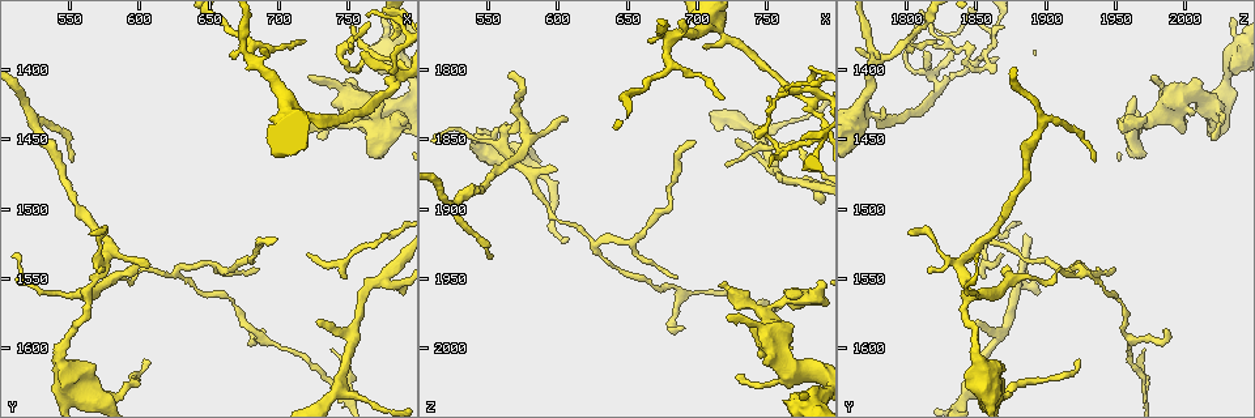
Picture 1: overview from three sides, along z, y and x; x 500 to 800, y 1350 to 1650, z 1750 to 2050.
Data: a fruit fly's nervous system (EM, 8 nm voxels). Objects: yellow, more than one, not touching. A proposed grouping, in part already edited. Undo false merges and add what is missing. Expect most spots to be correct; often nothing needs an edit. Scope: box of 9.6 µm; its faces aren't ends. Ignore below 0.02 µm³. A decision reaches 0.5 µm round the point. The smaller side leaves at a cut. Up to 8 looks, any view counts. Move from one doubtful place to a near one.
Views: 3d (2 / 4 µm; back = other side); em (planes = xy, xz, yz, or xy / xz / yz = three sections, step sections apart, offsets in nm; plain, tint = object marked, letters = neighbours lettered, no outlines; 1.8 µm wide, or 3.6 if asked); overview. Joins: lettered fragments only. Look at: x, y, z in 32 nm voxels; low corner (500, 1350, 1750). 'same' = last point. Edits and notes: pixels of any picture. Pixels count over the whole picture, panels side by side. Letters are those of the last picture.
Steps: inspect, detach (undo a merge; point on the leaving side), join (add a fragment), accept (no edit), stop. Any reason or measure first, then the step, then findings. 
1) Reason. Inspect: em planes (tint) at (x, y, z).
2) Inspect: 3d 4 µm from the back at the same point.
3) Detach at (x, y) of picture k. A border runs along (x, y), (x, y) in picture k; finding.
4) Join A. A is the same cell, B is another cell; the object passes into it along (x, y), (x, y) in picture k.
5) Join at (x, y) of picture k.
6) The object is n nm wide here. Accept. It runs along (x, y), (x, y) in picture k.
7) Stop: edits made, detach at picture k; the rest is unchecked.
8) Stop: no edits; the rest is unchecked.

Three arms meet. Inspect: em planes (letters) at (666, 1392, 1782).

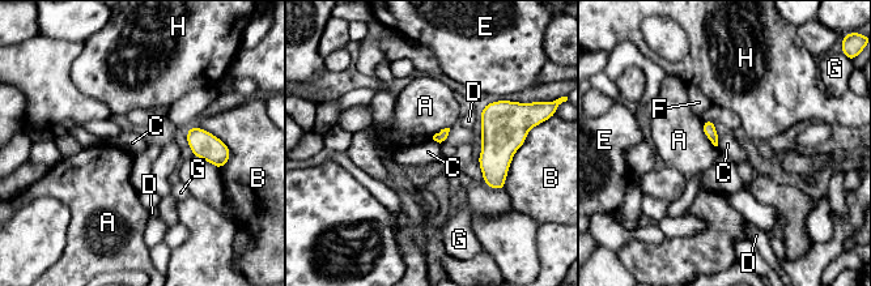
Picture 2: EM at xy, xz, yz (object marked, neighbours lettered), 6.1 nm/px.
Accept. A, B, C, D, E, F, G and H are other cells; a border runs along (719, 136), (717, 146) in picture 2; none of them fits.

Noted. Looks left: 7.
Two arms at a narrow angle. Inspect: 3d 4 µm at (774, 1552, 1878).

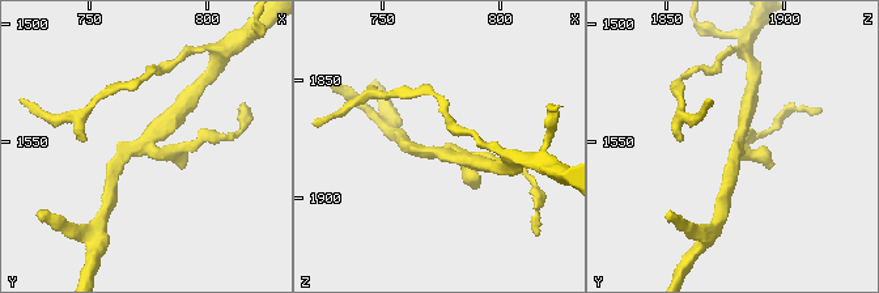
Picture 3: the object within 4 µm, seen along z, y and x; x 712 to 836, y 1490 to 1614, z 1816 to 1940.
Inspect: em xy step 4 (tint) at (774, 1550, 1879).

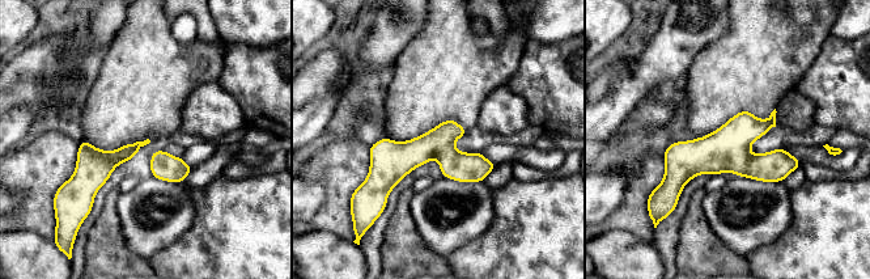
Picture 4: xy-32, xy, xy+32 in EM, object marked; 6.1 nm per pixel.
Another direction. Inspect: em planes (letters) at the same point.

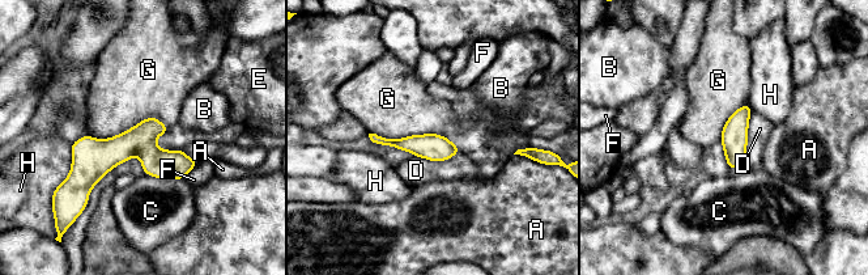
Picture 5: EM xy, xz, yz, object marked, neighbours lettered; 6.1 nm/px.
Accept. A, B, C, D, E, F, G and H are other cells; a border runs along (170, 127), (145, 117), (88, 135) in picture 5; continuous, no second neuron.

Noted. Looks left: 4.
Thin end. Inspect: em xz step 4 (tint) at (728, 1582, 1850).

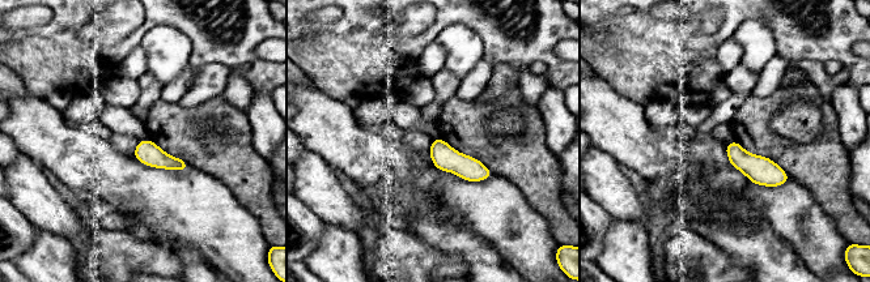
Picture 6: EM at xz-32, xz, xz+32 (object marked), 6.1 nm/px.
Another direction. Inspect: em planes (letters) at the same point.

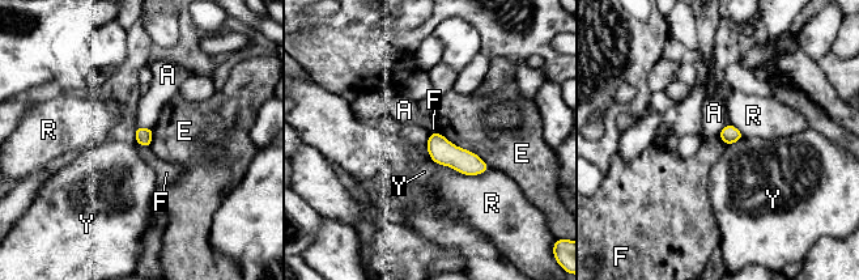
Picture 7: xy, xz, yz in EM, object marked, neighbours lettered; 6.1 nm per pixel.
The object is 100 nm wide here. Accept. A, E, F, R and Y are other cells; a border runs along (136, 141), (148, 148) in picture 7; no lettered fragment goes on from it.

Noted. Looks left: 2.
Inspect: em yz step 8 (plain) at (690, 1588, 1986).

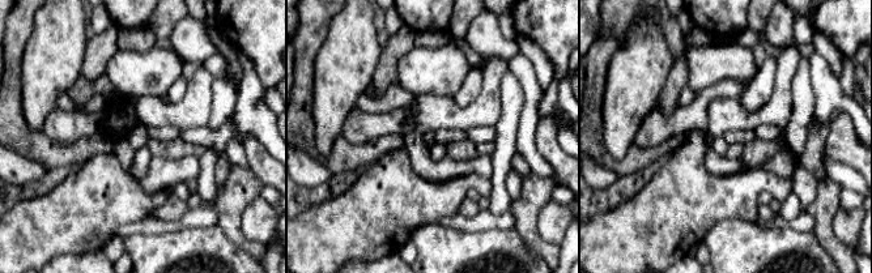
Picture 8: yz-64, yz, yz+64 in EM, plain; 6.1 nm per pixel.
See the neighbours. Inspect: em yz step 8 (letters) at the same point.

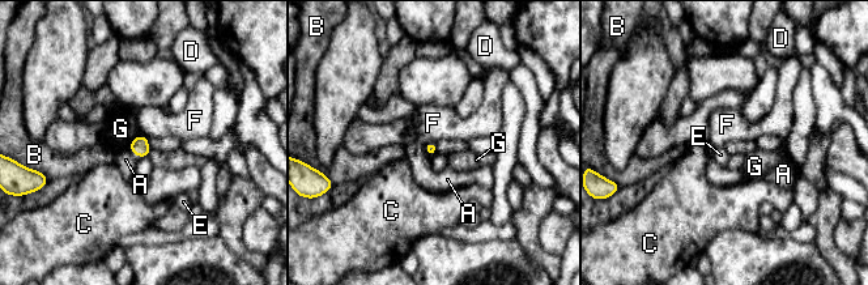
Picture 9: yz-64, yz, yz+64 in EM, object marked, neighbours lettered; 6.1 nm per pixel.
Accept. A, B, C, D, E, F and G are other cells; no lettered fragment goes on from it.

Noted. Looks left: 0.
Stop: no edits; the rest is unchecked.

